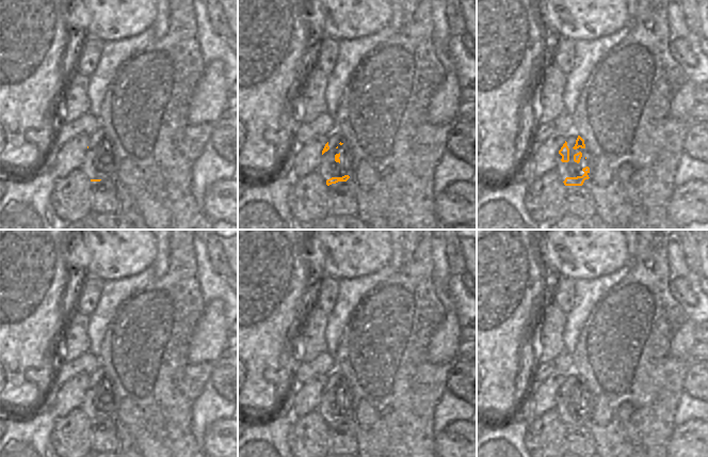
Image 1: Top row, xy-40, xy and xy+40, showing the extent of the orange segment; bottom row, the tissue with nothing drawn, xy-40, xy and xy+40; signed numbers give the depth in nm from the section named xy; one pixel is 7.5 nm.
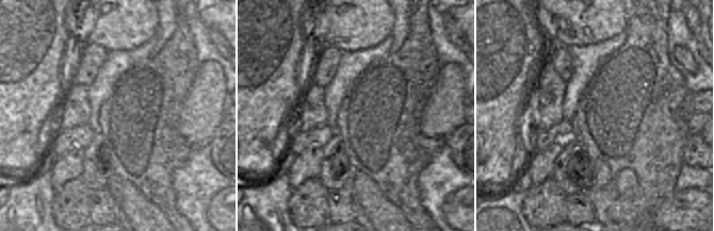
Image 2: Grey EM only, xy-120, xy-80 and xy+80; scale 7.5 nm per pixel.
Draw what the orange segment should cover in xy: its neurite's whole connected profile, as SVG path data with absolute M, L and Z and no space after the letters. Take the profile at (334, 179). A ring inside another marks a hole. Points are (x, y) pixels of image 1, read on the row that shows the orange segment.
M336 130L328 135L328 141L322 151L323 156L318 168L318 172L327 186L347 182L353 176L350 172L349 153L345 138L341 132Z

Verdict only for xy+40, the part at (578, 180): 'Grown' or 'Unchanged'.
Grown.

